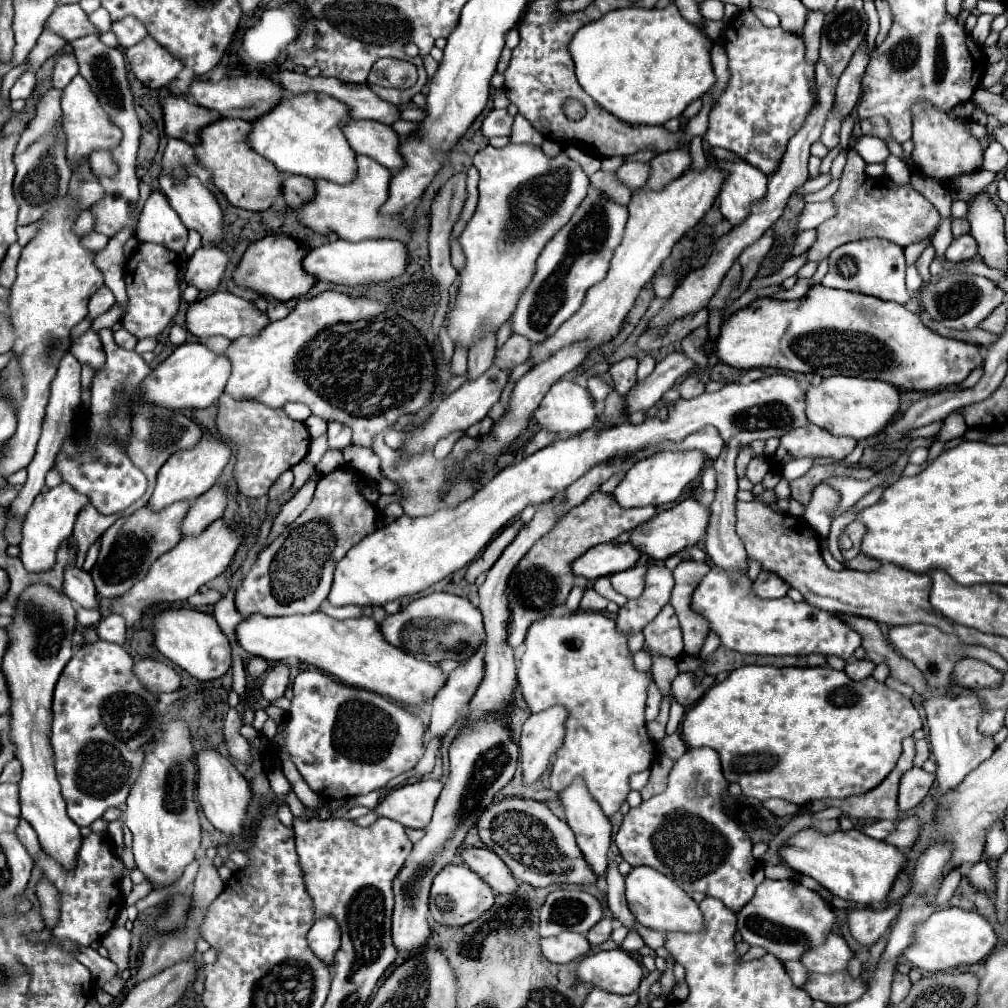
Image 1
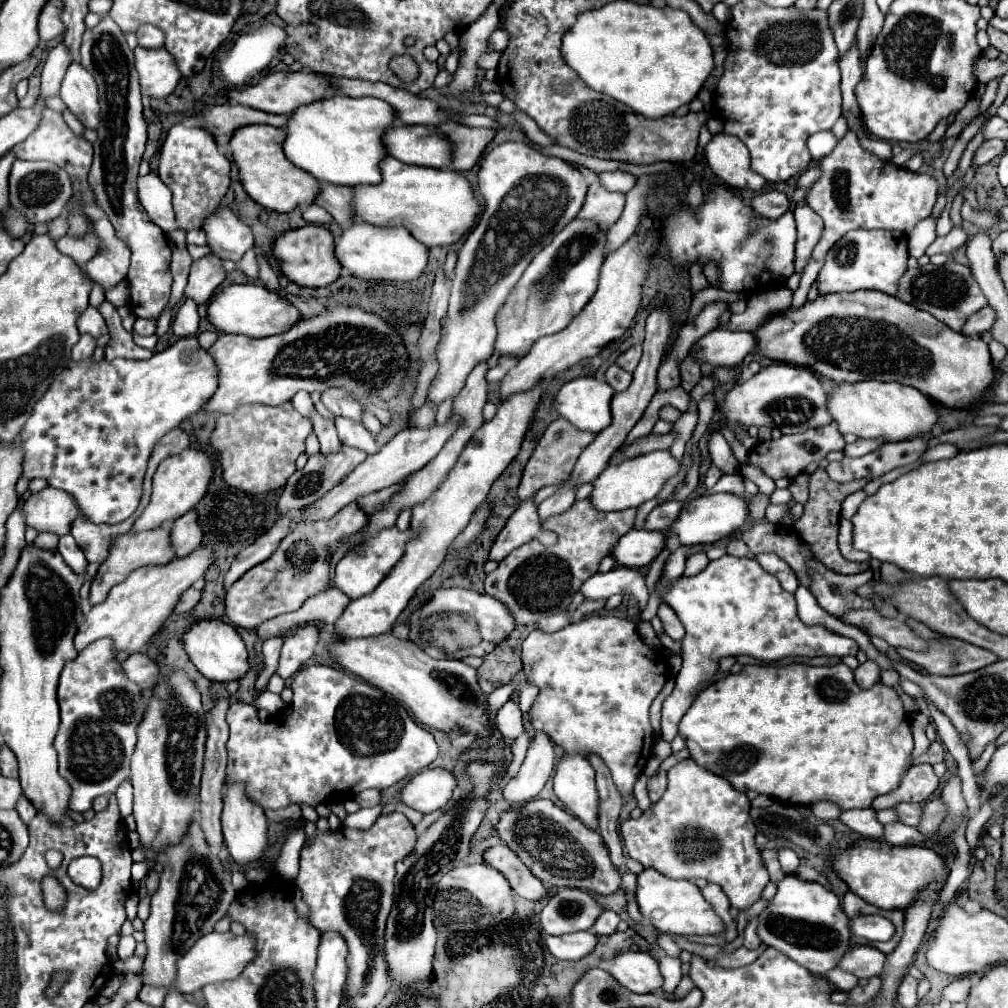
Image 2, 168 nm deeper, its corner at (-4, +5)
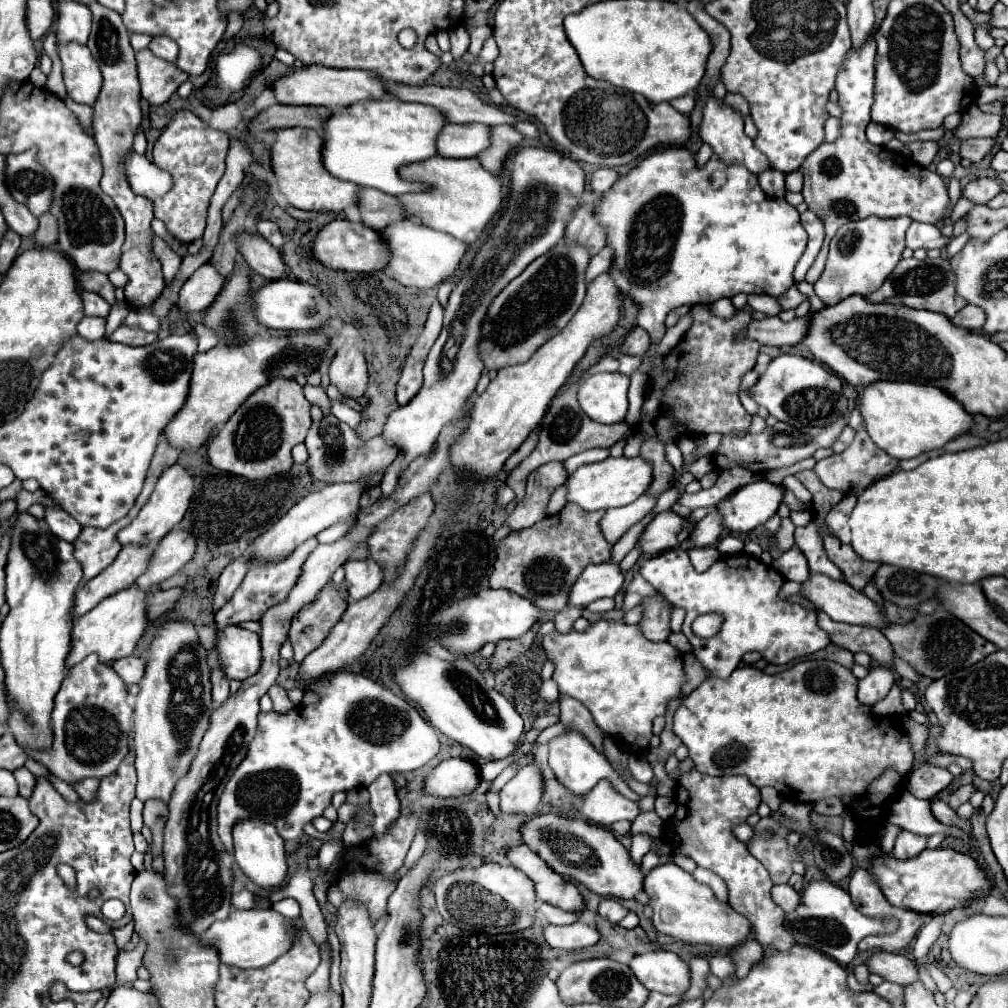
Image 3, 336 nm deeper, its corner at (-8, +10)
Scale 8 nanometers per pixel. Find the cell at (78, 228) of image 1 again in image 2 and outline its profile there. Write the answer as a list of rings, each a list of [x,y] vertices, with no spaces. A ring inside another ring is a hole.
[[[61,215],[49,223],[49,235],[53,239],[61,239],[63,235],[67,235],[67,231],[69,231],[69,223],[67,223],[65,215]]]

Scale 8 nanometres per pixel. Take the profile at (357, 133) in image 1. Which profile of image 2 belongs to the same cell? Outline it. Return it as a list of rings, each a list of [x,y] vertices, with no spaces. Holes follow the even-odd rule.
[[[391,125],[383,133],[387,153],[407,165],[451,169],[451,145],[425,125]]]

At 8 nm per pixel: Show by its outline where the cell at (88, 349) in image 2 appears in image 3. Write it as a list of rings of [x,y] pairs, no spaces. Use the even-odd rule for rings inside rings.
[[[85,316],[79,326],[77,326],[79,334],[85,338],[85,340],[99,340],[105,336],[105,318],[99,318],[99,316]]]

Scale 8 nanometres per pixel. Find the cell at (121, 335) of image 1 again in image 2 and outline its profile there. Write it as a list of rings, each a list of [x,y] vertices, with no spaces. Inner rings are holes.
[[[137,319],[133,325],[133,331],[137,335],[153,335],[155,333],[155,321],[147,321],[147,319]]]

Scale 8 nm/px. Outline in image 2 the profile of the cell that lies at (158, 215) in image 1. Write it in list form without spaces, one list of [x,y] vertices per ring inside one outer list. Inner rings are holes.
[[[149,173],[147,177],[139,177],[137,185],[139,185],[139,201],[145,207],[149,219],[155,221],[155,225],[159,225],[165,233],[177,231],[179,225],[175,223],[175,213],[171,207],[171,191],[167,189],[167,185],[163,185],[163,181],[153,173]]]

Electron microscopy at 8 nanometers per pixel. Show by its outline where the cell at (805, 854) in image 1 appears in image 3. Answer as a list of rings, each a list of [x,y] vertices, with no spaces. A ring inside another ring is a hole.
[[[927,848],[915,860],[907,862],[893,860],[893,856],[879,856],[873,860],[871,874],[877,878],[883,894],[893,906],[931,916],[947,914],[953,908],[971,906],[975,898],[981,900],[991,892],[991,880],[981,864],[969,854],[961,854],[951,848]]]

